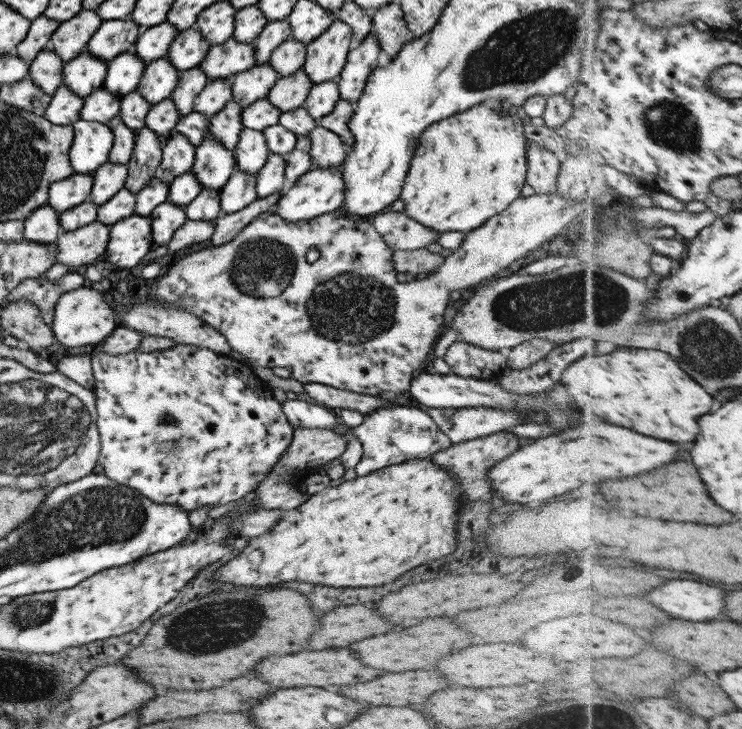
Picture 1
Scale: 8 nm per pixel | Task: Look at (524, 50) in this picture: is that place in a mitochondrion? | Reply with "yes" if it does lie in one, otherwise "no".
yes

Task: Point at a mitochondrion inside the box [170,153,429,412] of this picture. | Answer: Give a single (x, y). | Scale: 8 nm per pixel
(351, 308)

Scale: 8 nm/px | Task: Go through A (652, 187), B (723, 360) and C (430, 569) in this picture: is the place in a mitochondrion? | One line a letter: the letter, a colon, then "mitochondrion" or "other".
A: other
B: mitochondrion
C: other

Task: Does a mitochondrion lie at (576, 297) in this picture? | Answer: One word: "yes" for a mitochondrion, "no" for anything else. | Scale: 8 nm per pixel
yes

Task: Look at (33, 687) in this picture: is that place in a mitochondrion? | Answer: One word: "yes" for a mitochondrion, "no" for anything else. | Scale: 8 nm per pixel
yes

